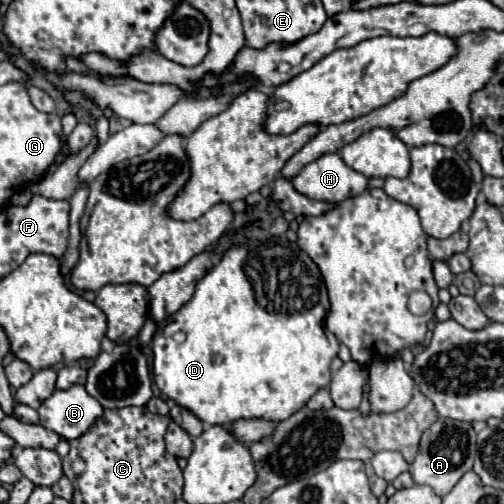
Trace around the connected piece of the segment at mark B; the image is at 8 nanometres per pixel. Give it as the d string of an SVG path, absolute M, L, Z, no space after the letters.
M71 385L67 391L53 391L37 411L39 425L55 431L65 441L85 435L103 415L101 403L87 395L83 385Z

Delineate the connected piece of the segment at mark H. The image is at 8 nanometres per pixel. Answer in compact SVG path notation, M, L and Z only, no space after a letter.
M337 153L321 155L291 179L293 187L317 201L337 203L367 189L367 177L353 171Z

